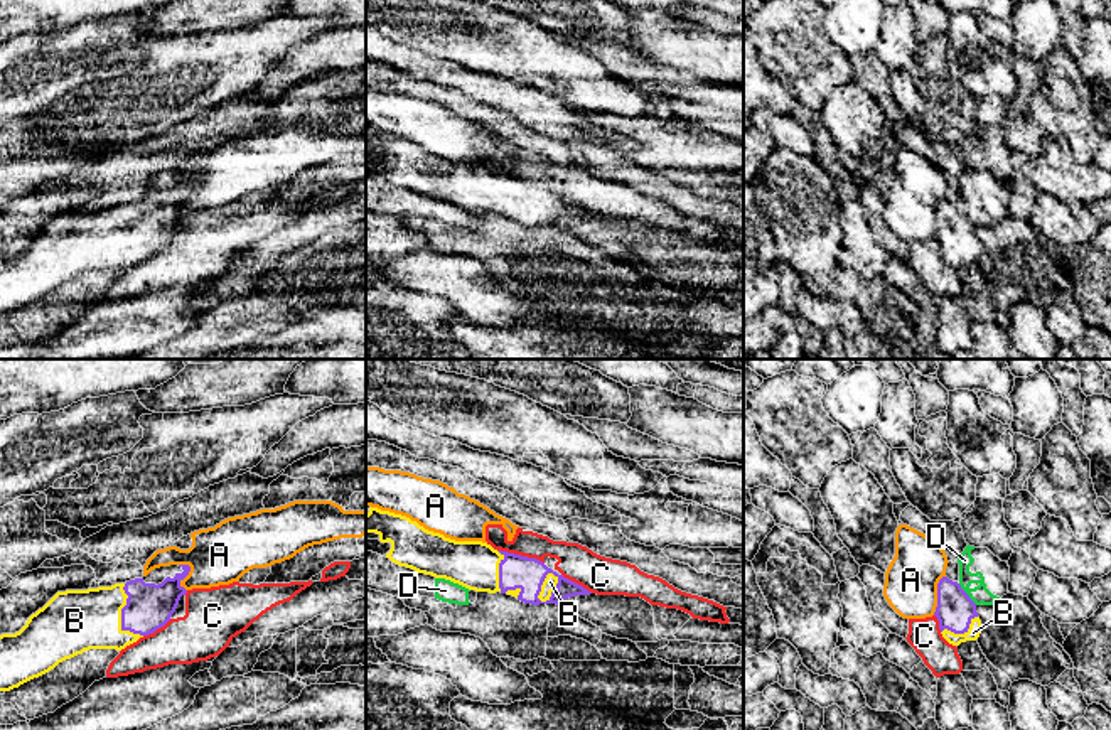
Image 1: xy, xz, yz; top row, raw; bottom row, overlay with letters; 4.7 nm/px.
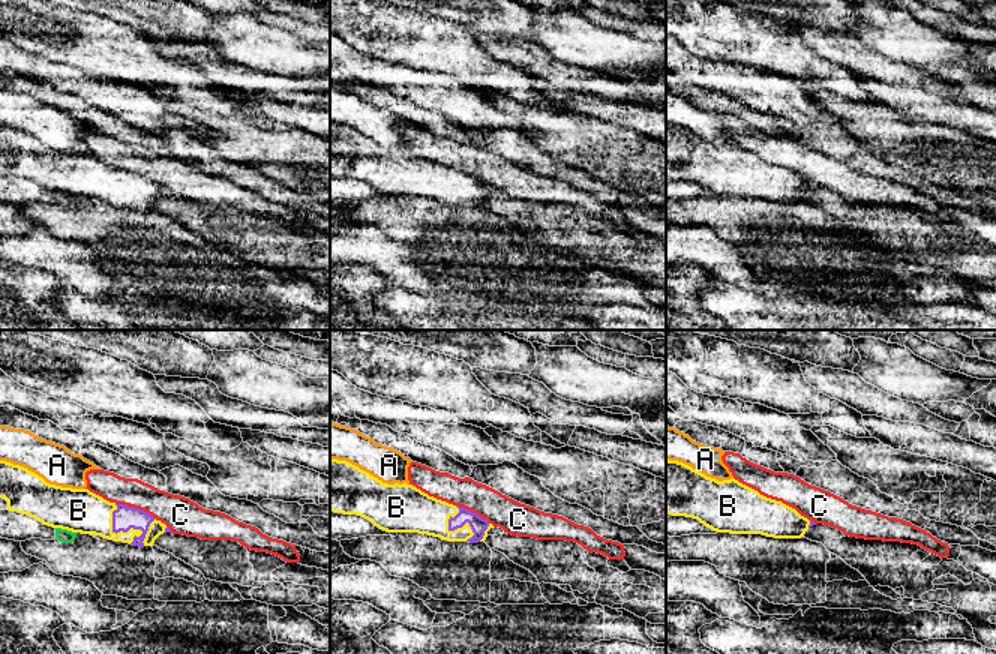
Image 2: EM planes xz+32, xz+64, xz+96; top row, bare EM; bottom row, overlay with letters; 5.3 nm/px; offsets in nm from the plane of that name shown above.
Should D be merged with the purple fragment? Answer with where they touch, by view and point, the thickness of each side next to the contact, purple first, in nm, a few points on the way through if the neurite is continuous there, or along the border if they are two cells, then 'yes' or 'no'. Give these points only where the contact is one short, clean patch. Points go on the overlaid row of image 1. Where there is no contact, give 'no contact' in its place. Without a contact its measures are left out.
yz (966, 594) | 180/90 nm | along yz (958, 584), (976, 604) | no

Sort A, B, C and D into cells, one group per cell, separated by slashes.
A / B / C / D

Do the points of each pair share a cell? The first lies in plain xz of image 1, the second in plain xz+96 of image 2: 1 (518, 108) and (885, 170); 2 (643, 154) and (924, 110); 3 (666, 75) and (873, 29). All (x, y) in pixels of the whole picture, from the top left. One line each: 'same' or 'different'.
1: different
2: different
3: different

